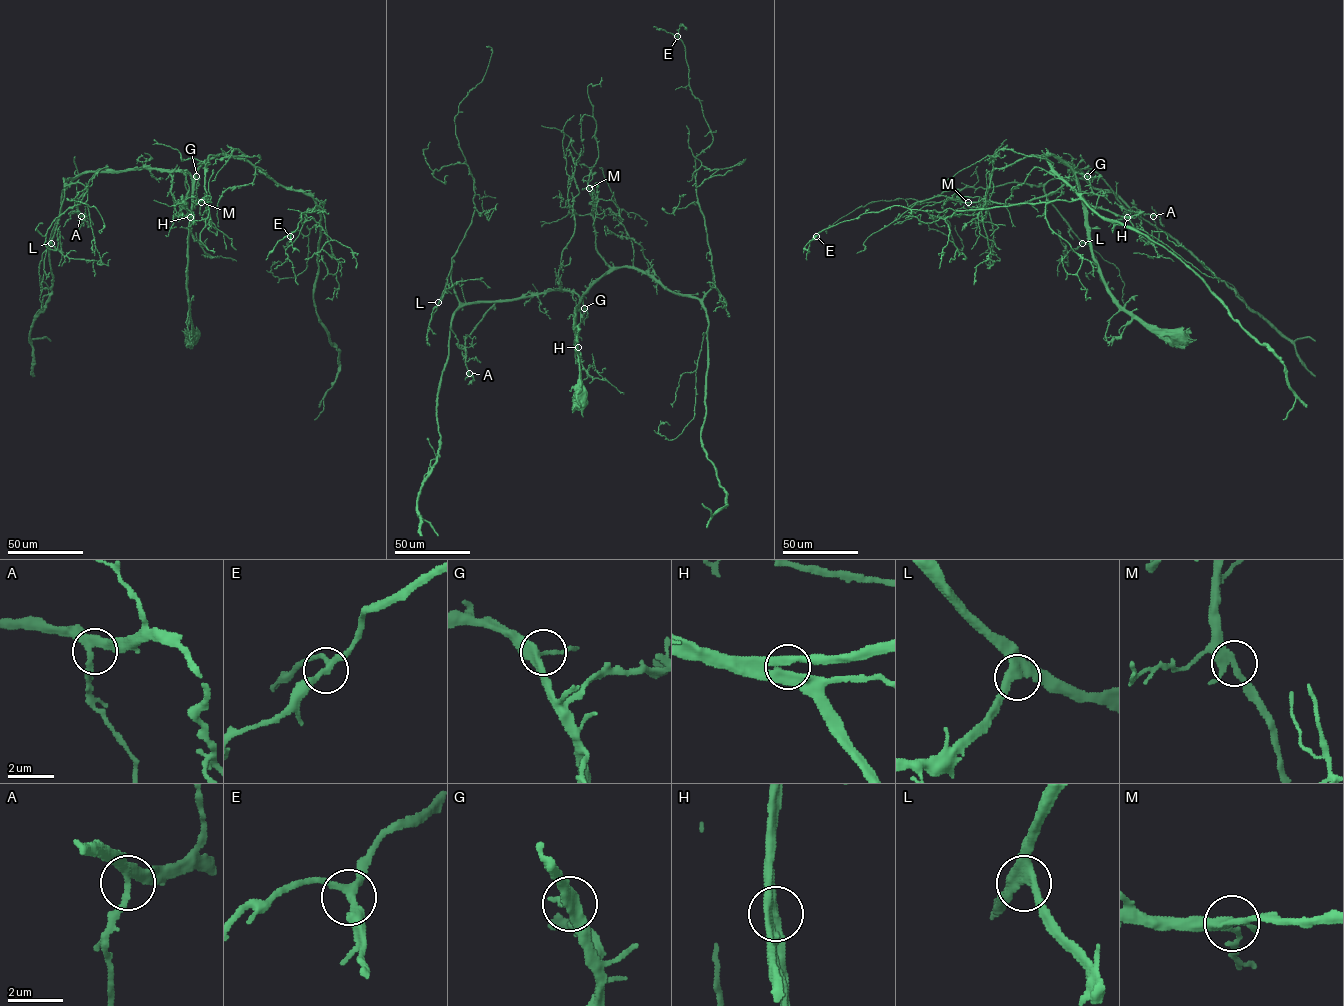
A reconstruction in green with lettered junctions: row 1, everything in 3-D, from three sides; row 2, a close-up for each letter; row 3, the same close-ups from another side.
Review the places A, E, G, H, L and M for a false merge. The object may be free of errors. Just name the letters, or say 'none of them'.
none of them

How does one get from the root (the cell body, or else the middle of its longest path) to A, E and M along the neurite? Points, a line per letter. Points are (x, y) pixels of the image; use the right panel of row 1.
A: (1179, 337), (1147, 329), (1107, 286), (1094, 260), (1086, 200), (1069, 170), (1094, 169), (1128, 211), (1153, 216)
E: (1179, 337), (1147, 329), (1107, 286), (1075, 173), (1054, 154), (1048, 163), (1079, 198), (893, 205), (816, 236)
M: (1179, 337), (1149, 330), (1118, 303), (1094, 260), (1075, 173), (1052, 154), (995, 169), (985, 196), (968, 202)

